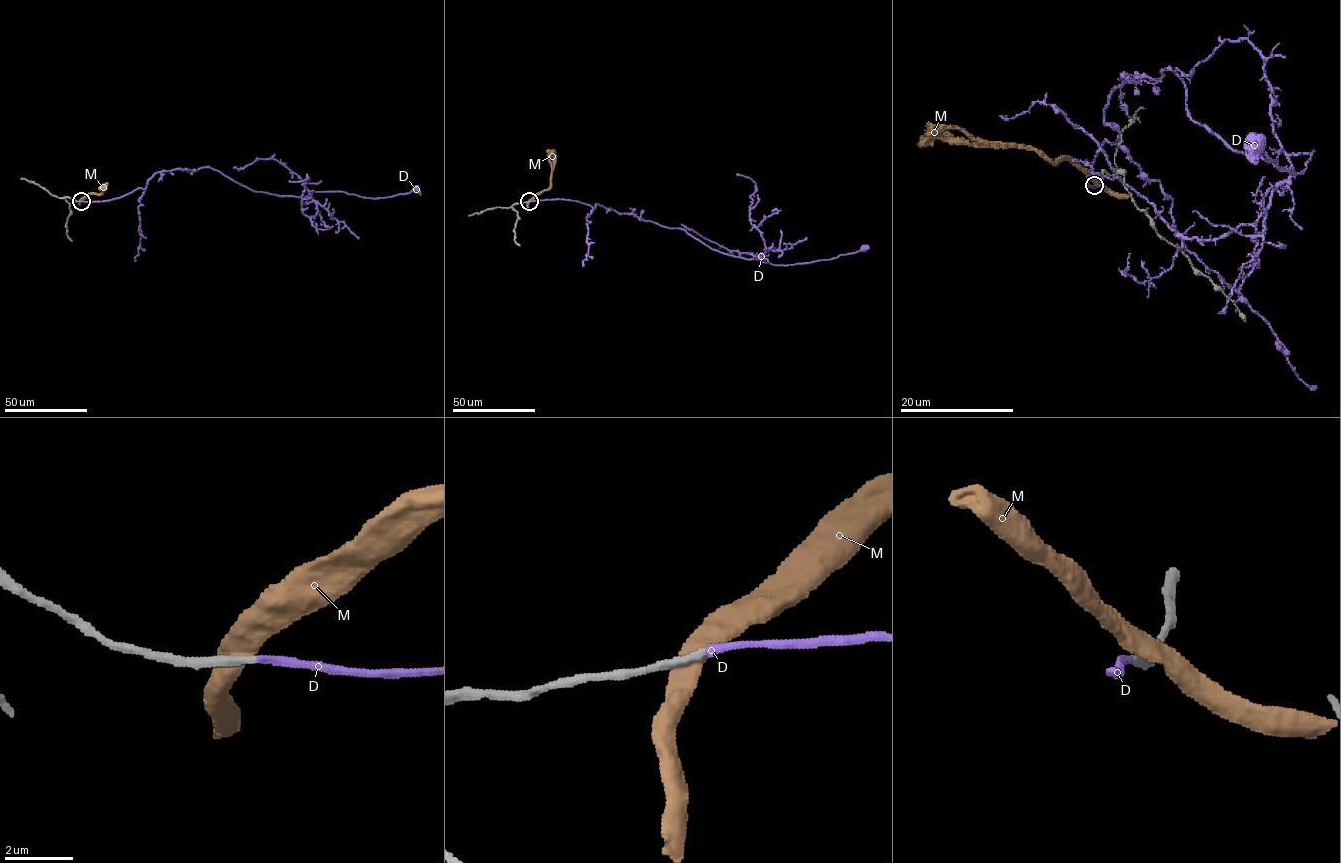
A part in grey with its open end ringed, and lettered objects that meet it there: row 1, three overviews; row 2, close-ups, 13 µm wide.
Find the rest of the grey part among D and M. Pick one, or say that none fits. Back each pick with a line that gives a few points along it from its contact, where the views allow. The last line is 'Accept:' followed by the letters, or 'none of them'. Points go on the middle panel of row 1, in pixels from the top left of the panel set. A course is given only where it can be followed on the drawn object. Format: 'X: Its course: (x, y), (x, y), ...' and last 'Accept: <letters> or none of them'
D: Its course: (529, 201), (562, 199), (594, 208), (601, 205), (682, 228), (725, 253), (774, 265), (826, 260), (864, 248)
Accept: D

